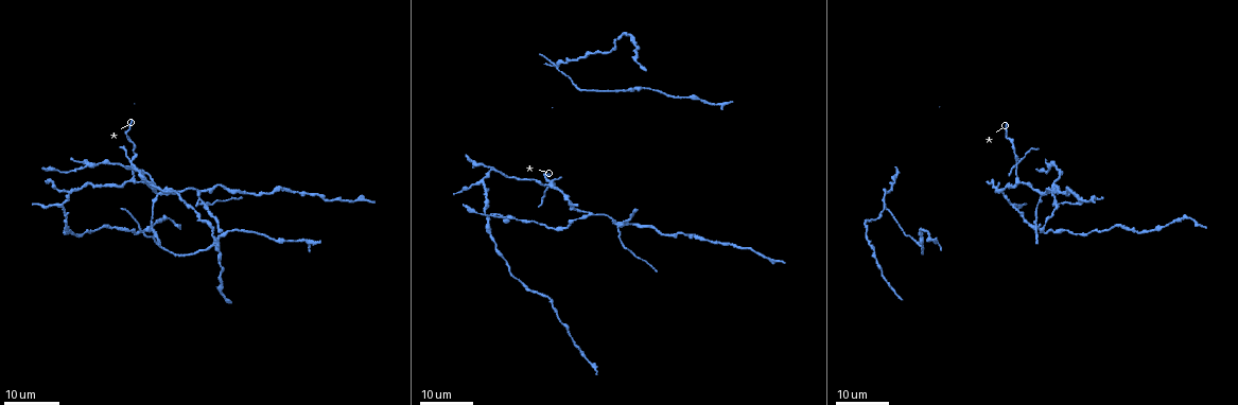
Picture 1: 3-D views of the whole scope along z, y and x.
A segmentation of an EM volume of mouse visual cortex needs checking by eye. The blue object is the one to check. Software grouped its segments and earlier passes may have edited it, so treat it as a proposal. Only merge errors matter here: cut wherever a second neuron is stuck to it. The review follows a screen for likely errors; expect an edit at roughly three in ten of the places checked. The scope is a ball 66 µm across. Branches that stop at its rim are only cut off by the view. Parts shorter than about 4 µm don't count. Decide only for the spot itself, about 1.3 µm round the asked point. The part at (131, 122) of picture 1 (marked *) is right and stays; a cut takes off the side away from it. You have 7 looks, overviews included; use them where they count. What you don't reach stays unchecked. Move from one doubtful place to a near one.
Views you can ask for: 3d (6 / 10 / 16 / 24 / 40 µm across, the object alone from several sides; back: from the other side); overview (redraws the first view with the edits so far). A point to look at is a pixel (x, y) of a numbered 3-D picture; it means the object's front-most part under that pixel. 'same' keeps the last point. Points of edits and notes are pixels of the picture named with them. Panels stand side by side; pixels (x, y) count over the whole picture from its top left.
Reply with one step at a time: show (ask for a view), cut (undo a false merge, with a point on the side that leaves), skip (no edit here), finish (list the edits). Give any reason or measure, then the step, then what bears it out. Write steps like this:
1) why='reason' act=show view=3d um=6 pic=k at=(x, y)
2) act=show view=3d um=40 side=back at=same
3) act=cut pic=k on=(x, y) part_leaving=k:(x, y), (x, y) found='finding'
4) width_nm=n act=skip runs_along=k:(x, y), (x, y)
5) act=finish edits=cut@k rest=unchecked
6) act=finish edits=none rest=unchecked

why='side arm on a straight run' act=show view=3d um=24 pic=1 at=(71, 192)

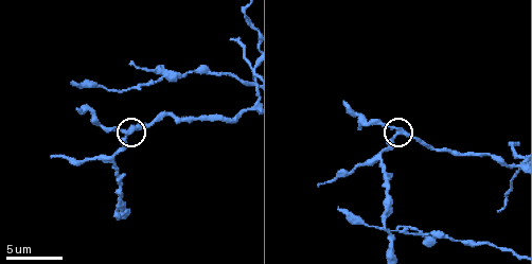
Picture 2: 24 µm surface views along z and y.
why='zoom in' act=show view=3d um=6 pic=2 at=(396, 134)

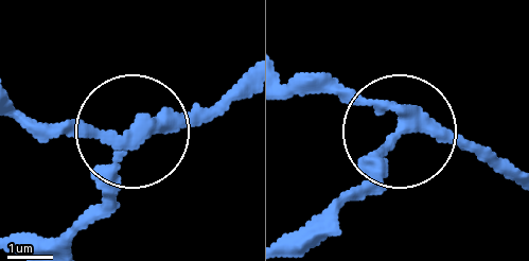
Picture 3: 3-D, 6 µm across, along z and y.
arms=3 act=skip found='one neuron here'

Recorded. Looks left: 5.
act=show view=3d um=24 pic=1 at=(131, 162)

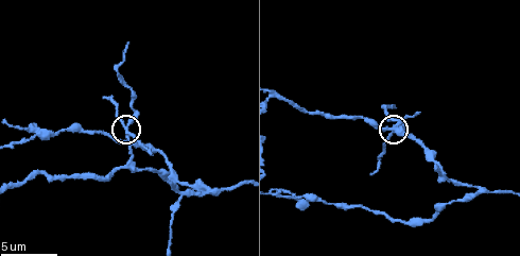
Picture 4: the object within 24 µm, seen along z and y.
act=show view=3d um=6 pic=4 at=(125, 129)

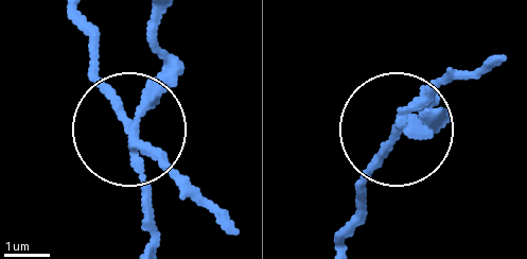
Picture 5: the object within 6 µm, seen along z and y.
side_arm_um=5 act=cut pic=5 on=(108, 85) part_leaving=5:(134, 130), (76, 19) found='two neurons meet here'

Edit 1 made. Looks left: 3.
why='redraw' act=show view=overview

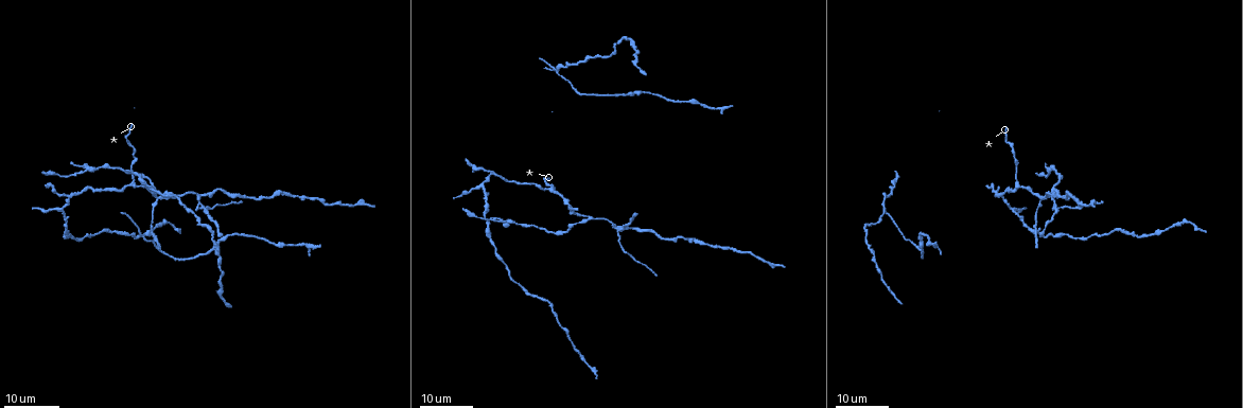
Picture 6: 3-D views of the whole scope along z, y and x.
why='four or more arms meet' act=show view=3d um=16 pic=6 at=(86, 170)

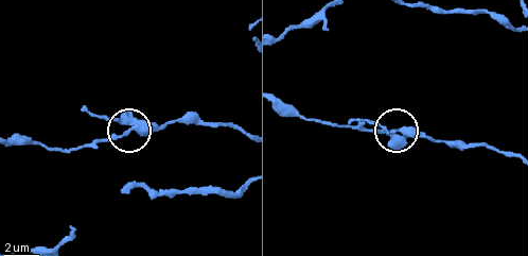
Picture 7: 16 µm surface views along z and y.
act=show view=3d um=6 pic=7 at=(127, 131)

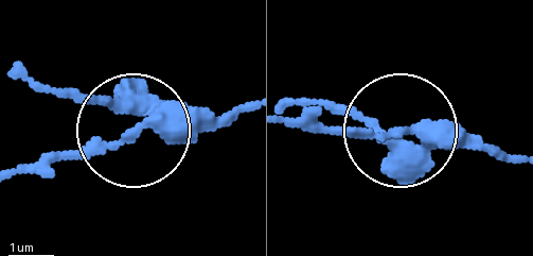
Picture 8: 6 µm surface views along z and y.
act=cut pic=8 on=(389, 165) part_leaving=8:(450, 139), (397, 150), (352, 120), (295, 104) found='two neurons meet here'

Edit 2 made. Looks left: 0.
act=finish edits=cut@5,cut@8 rest=unchecked

